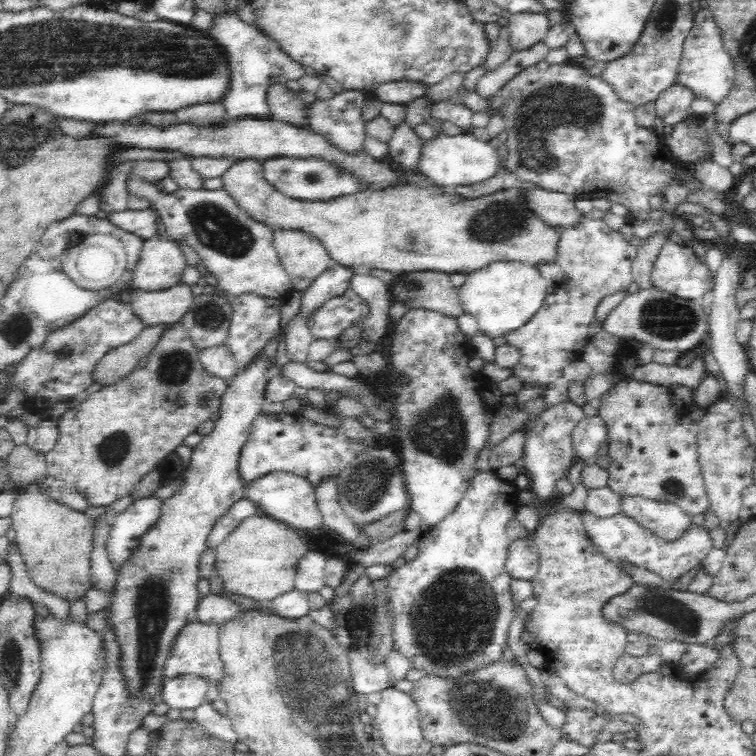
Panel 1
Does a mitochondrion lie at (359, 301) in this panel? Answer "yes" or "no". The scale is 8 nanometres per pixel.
no

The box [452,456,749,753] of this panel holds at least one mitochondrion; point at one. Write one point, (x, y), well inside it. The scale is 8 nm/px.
(673, 611)

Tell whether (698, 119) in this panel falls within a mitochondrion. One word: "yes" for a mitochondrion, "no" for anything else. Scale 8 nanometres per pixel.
no

